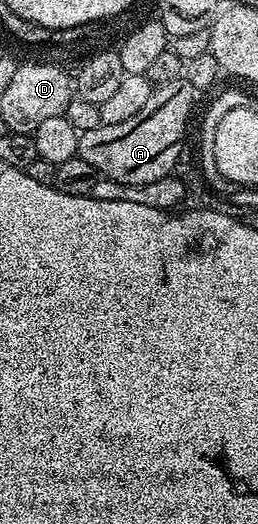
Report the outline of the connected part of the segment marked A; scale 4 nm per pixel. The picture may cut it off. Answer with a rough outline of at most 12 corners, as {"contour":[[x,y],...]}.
{"contour":[[158,86],[154,104],[79,134],[100,178],[144,185],[174,170],[197,91]]}

